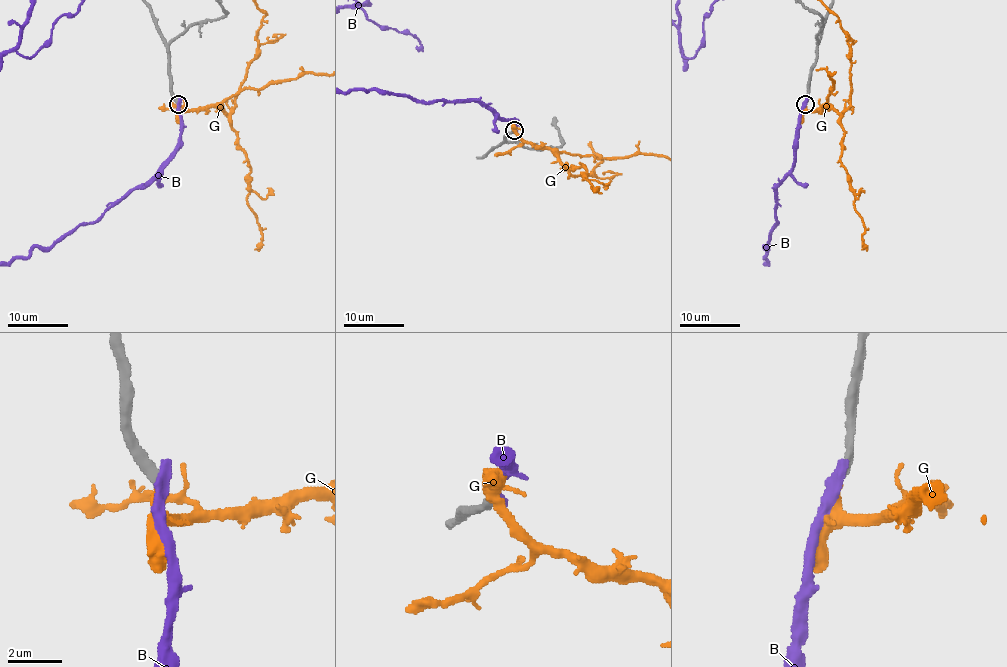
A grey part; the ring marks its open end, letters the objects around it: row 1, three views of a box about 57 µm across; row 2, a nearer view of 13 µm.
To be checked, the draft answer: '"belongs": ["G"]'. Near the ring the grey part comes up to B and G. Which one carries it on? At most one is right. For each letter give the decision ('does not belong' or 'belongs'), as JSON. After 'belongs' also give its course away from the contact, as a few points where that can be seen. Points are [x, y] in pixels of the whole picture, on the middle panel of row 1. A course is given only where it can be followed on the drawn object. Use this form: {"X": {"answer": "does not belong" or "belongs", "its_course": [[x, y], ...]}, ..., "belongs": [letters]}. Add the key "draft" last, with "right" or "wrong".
{"B": {"answer": "does not belong"}, "G": {"answer": "belongs"}, "belongs": ["G"], "draft": "right"}

